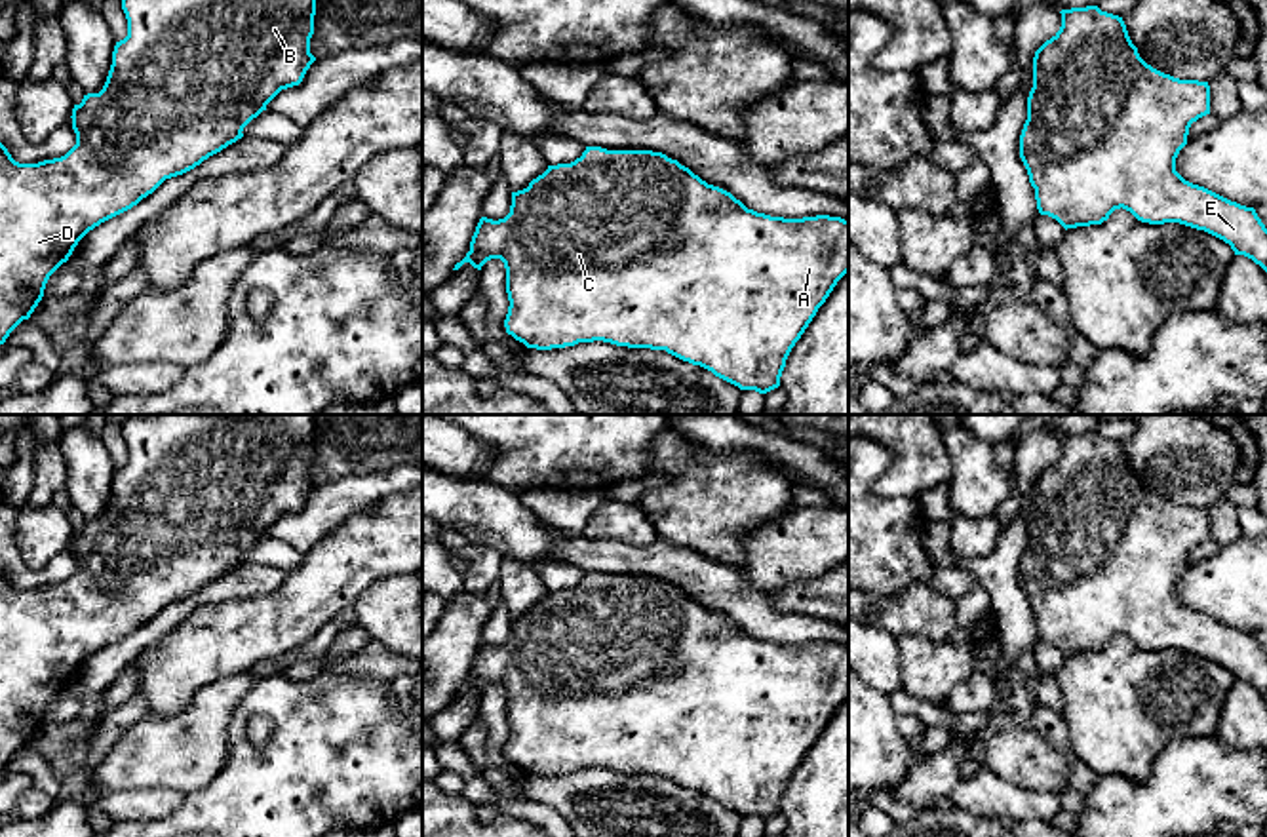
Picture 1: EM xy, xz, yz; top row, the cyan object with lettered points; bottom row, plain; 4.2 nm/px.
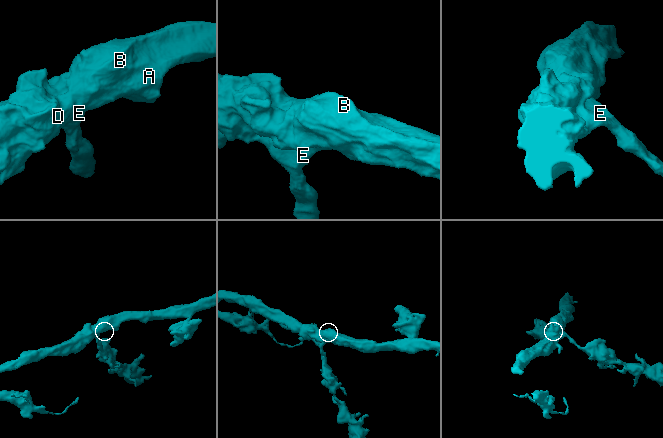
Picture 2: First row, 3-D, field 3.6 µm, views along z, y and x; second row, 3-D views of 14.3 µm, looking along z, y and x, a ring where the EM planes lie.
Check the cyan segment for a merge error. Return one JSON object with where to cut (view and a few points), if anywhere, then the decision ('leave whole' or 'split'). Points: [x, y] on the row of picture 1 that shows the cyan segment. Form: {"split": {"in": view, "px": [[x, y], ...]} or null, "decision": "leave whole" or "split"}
{"split": null, "decision": "leave whole"}

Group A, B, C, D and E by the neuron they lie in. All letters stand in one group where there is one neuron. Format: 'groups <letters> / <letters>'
groups A B C D E

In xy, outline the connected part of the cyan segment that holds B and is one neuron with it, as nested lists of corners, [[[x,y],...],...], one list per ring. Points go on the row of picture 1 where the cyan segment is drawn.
[[[122,0],[127,19],[127,36],[116,42],[112,65],[107,82],[99,93],[84,95],[80,105],[72,108],[72,129],[76,145],[61,158],[38,164],[19,164],[0,143],[0,344],[10,333],[29,320],[44,297],[49,276],[68,261],[78,242],[101,223],[131,209],[143,198],[152,194],[166,179],[183,175],[200,165],[209,156],[221,152],[228,145],[244,137],[244,127],[257,118],[266,105],[282,91],[299,86],[316,61],[310,53],[310,38],[314,34],[316,0]]]

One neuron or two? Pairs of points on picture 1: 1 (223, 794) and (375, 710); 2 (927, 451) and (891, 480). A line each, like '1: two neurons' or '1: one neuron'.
1: one neuron
2: one neuron

